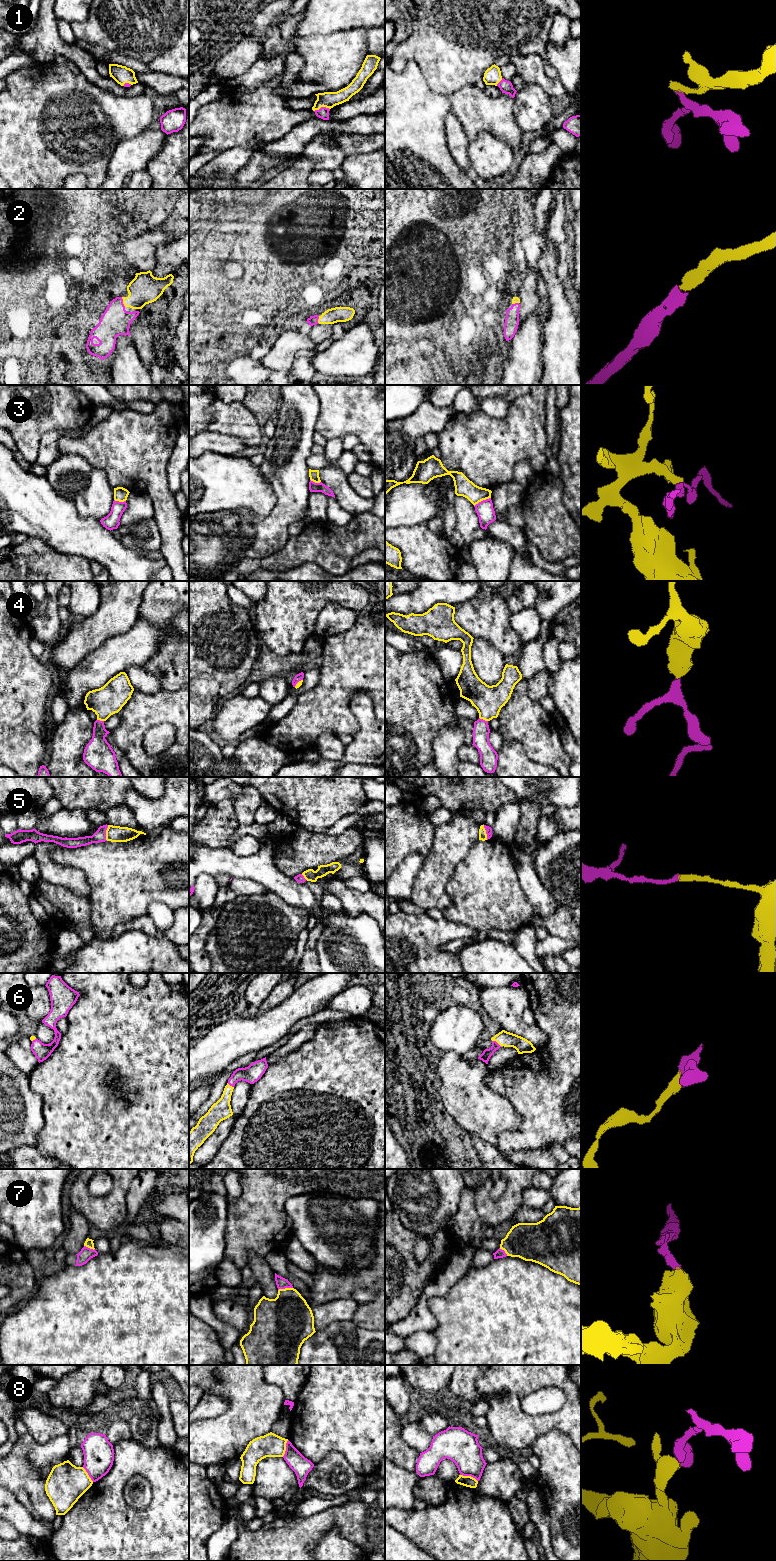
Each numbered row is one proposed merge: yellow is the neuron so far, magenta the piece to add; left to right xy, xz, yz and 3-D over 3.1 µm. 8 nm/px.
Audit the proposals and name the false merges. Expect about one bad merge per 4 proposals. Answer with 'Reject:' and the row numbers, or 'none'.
Reject: 3, 8

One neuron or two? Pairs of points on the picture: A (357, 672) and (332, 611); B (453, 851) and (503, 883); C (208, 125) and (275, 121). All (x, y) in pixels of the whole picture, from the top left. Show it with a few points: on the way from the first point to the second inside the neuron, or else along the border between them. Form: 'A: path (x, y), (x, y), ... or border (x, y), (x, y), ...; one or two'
A: border (358, 616), (348, 629), (321, 640); two
B: border (478, 839), (458, 863), (450, 877); two
C: path (225, 123), (230, 121), (258, 121); one

